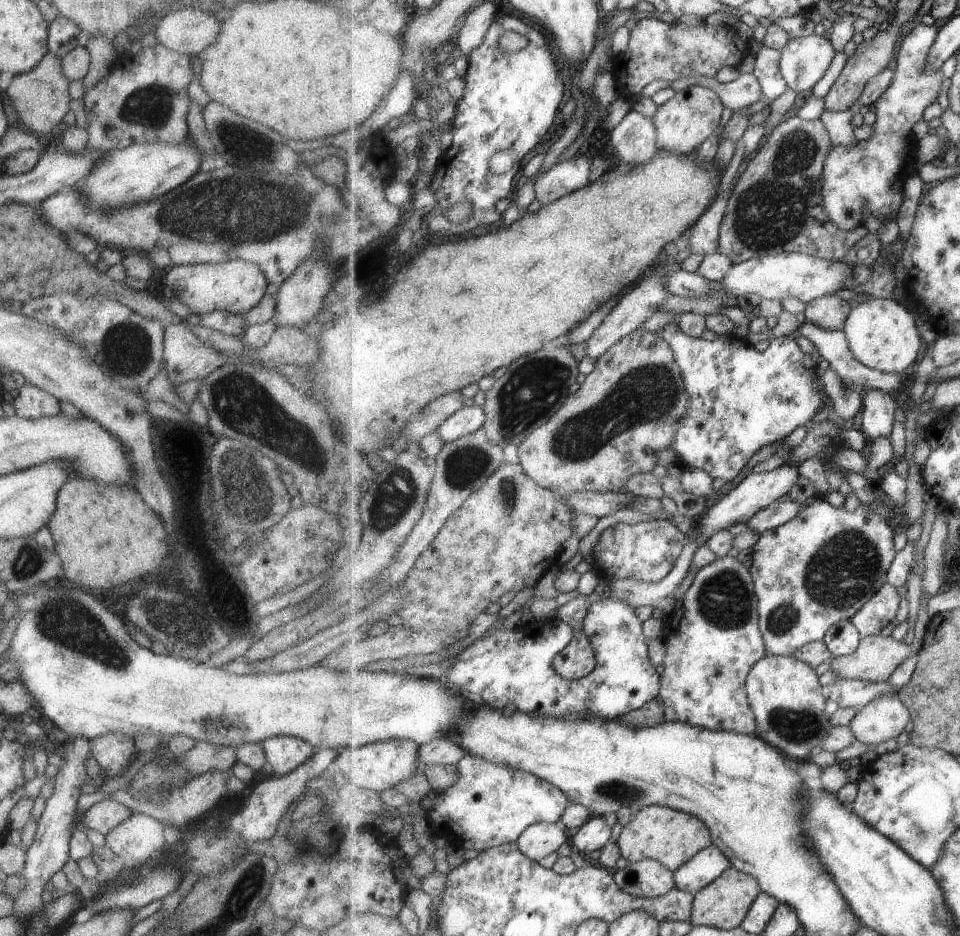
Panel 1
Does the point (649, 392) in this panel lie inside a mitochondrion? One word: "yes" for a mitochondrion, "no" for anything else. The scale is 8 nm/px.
yes

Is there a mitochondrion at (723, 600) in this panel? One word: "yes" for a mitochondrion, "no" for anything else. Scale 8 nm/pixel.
yes

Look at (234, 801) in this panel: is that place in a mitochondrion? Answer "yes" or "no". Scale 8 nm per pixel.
no

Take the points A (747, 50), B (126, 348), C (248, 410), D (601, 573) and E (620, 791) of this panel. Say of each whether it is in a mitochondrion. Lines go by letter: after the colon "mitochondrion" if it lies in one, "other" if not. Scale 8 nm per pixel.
A: other
B: mitochondrion
C: mitochondrion
D: other
E: mitochondrion

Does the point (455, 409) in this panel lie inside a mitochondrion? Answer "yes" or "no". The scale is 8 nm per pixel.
no

